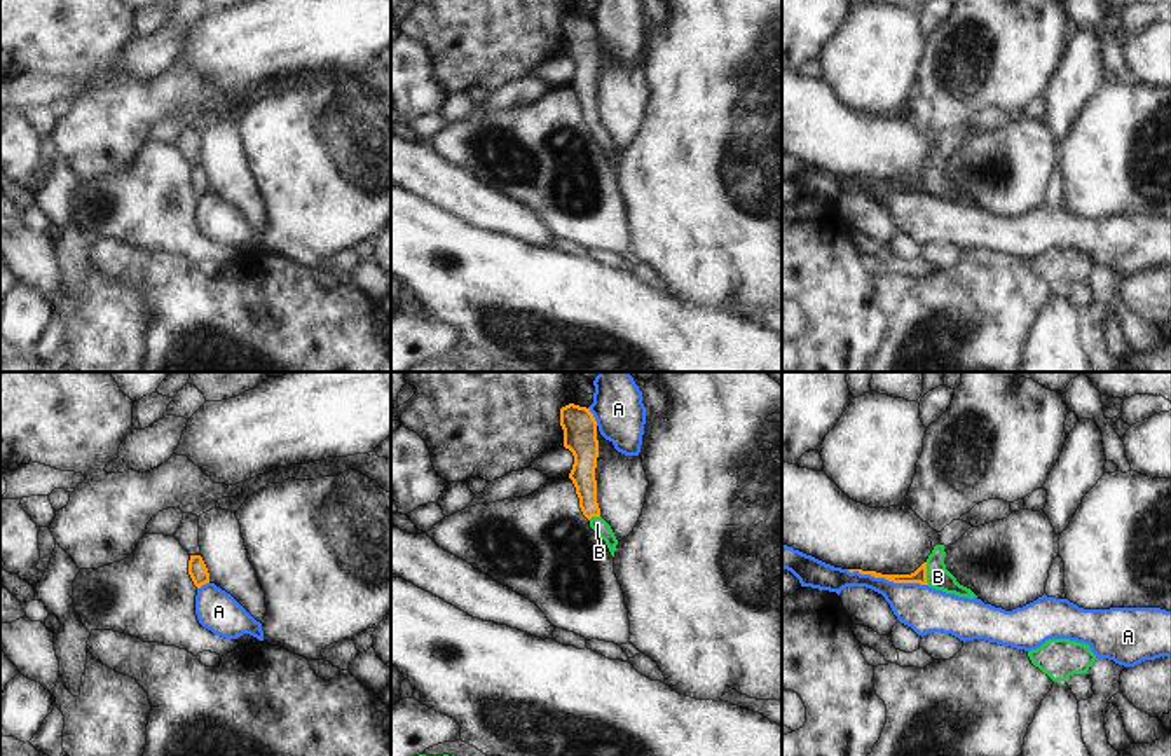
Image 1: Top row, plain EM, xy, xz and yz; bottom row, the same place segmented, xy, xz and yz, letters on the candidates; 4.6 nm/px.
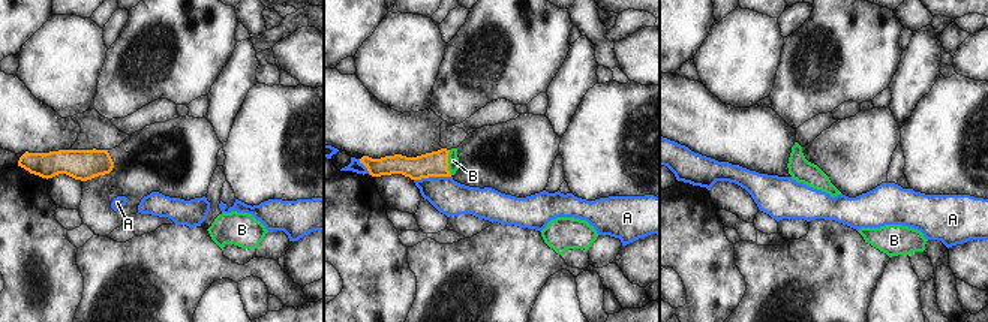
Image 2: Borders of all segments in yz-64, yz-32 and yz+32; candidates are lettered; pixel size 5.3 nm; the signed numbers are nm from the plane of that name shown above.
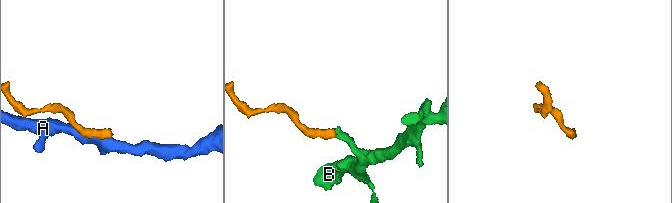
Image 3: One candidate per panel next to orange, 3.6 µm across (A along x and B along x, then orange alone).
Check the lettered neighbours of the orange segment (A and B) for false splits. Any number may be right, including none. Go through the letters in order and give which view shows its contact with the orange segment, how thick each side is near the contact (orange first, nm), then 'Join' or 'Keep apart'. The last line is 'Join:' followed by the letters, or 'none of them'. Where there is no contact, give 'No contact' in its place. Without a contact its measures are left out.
A: Touches orange in yz. Thickness 60 nm (orange) against 220 nm. Keep apart
B: Touches orange in yz. Thickness 60 nm (orange) against 110 nm. Join
Join: B

